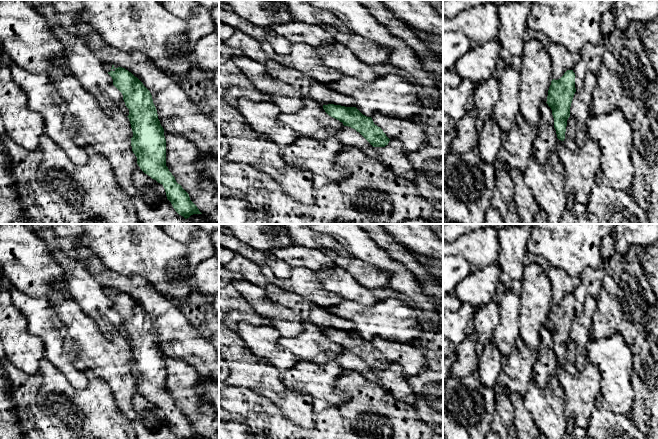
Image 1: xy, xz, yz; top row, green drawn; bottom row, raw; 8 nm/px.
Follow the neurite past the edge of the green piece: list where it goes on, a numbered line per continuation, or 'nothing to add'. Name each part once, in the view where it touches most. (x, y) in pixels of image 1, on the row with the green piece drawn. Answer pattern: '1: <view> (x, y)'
nothing to add

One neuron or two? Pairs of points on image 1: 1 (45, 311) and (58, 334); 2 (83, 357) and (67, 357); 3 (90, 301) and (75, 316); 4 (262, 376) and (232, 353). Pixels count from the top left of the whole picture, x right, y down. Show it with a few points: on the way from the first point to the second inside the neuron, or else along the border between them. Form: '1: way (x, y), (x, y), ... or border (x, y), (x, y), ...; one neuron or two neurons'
1: way (45, 317), (45, 321), (52, 328); one neuron
2: border (65, 336), (82, 371); two neurons
3: border (65, 293), (98, 322); two neurons
4: way (255, 374), (239, 359); one neuron

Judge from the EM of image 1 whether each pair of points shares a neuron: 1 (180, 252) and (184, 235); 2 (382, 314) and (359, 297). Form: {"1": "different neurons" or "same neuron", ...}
{"1": "different neurons", "2": "different neurons"}

